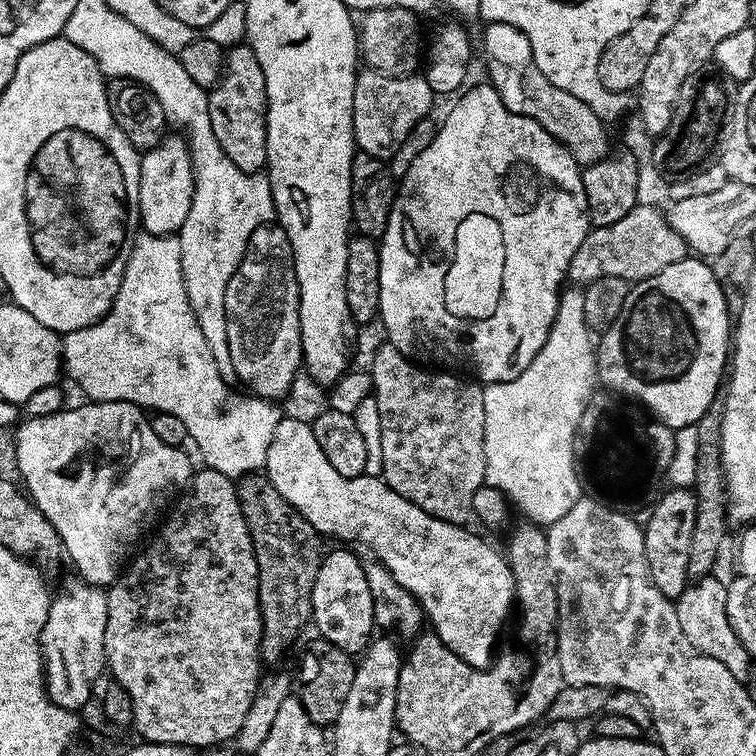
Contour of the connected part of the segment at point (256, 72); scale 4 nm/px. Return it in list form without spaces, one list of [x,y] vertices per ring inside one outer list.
[[[246,42],[233,44],[224,53],[224,71],[220,74],[220,80],[208,92],[208,109],[210,110],[210,126],[214,126],[214,138],[218,138],[218,146],[226,150],[226,158],[238,166],[243,172],[261,171],[268,163],[268,99],[266,98],[266,78],[262,78],[262,66],[258,66],[258,58],[254,58],[254,50]]]

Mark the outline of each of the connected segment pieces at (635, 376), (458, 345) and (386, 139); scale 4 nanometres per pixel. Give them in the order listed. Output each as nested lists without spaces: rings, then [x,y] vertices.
[[[689,258],[682,262],[674,262],[674,266],[666,266],[666,270],[662,270],[650,278],[635,281],[635,283],[629,287],[626,306],[622,306],[622,314],[618,314],[614,326],[607,328],[599,337],[598,347],[596,349],[596,374],[599,383],[603,385],[605,389],[611,390],[621,397],[627,398],[627,396],[633,396],[634,399],[641,400],[641,402],[652,411],[649,413],[651,413],[655,419],[666,425],[667,428],[673,430],[679,430],[679,428],[691,429],[698,422],[698,418],[702,418],[702,414],[706,414],[710,402],[714,402],[718,398],[719,392],[716,391],[718,391],[719,388],[721,391],[722,381],[725,379],[726,369],[729,367],[729,364],[730,309],[726,306],[726,298],[722,294],[722,286],[718,282],[716,275],[712,273],[711,263],[705,262],[700,258]]]
[[[481,82],[477,88],[470,88],[471,87],[459,97],[461,100],[449,110],[448,117],[446,117],[444,121],[442,119],[439,121],[436,133],[434,134],[434,142],[430,142],[430,146],[426,146],[426,150],[422,150],[422,154],[418,154],[418,158],[414,158],[410,170],[406,170],[406,174],[399,181],[396,197],[392,200],[390,218],[386,222],[386,230],[384,231],[384,235],[381,236],[378,241],[378,247],[380,250],[380,310],[378,313],[378,320],[379,323],[384,323],[384,332],[388,335],[385,336],[387,343],[394,345],[403,356],[409,358],[420,358],[416,356],[433,356],[434,359],[440,360],[443,358],[444,352],[449,352],[449,354],[452,355],[454,363],[465,364],[466,367],[473,368],[473,370],[476,371],[477,377],[475,376],[475,379],[477,381],[483,382],[488,386],[494,386],[498,382],[510,382],[514,378],[518,378],[518,374],[522,374],[522,370],[526,370],[526,366],[530,366],[530,362],[534,362],[538,350],[542,350],[542,346],[550,334],[552,323],[556,317],[556,311],[560,305],[561,288],[568,275],[568,267],[574,258],[574,254],[578,250],[578,246],[582,246],[582,242],[588,236],[590,231],[590,221],[588,218],[586,190],[582,186],[582,178],[580,177],[582,168],[581,165],[576,163],[575,158],[573,158],[572,155],[569,154],[564,147],[558,143],[558,141],[556,141],[540,123],[537,122],[537,120],[531,120],[530,118],[519,116],[510,110],[506,110],[502,98],[492,89],[491,84]]]
[[[361,67],[356,73],[354,106],[352,107],[352,138],[355,147],[379,160],[385,162],[391,160],[392,153],[406,138],[406,134],[410,134],[410,130],[414,130],[416,123],[431,113],[428,111],[432,108],[432,99],[434,99],[432,87],[428,85],[423,75],[387,76],[370,67]]]

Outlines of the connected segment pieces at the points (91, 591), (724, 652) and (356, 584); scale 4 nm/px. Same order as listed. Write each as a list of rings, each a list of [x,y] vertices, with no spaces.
[[[73,578],[60,593],[52,596],[46,626],[42,626],[40,635],[40,654],[44,662],[44,688],[48,691],[48,697],[67,712],[79,713],[83,705],[93,699],[92,683],[99,678],[100,671],[102,673],[105,671],[104,639],[107,613],[107,591],[95,584],[86,584],[79,578]]]
[[[709,574],[700,579],[693,579],[679,600],[675,601],[678,622],[684,631],[689,645],[699,655],[718,658],[734,678],[747,681],[750,657],[748,651],[738,642],[734,630],[730,626],[730,618],[726,614],[726,594],[728,593],[725,581],[719,580],[716,574]]]
[[[336,546],[332,553],[320,561],[318,578],[314,582],[312,595],[311,623],[323,639],[334,642],[349,654],[363,653],[368,641],[373,639],[374,602],[370,598],[370,586],[366,583],[364,564],[352,551],[344,546]]]

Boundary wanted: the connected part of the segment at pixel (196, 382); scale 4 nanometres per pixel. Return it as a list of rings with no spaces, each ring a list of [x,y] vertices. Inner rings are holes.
[[[143,230],[137,231],[124,274],[112,309],[96,324],[63,337],[62,368],[66,376],[78,387],[88,388],[89,401],[125,400],[153,413],[165,412],[180,418],[188,431],[188,440],[196,443],[203,463],[218,470],[218,474],[239,478],[259,473],[267,462],[267,450],[282,419],[282,412],[271,400],[247,398],[230,401],[228,420],[224,417],[226,385],[222,374],[218,374],[218,362],[214,362],[214,354],[210,354],[198,318],[192,316],[192,307],[184,294],[179,235],[155,236]]]

